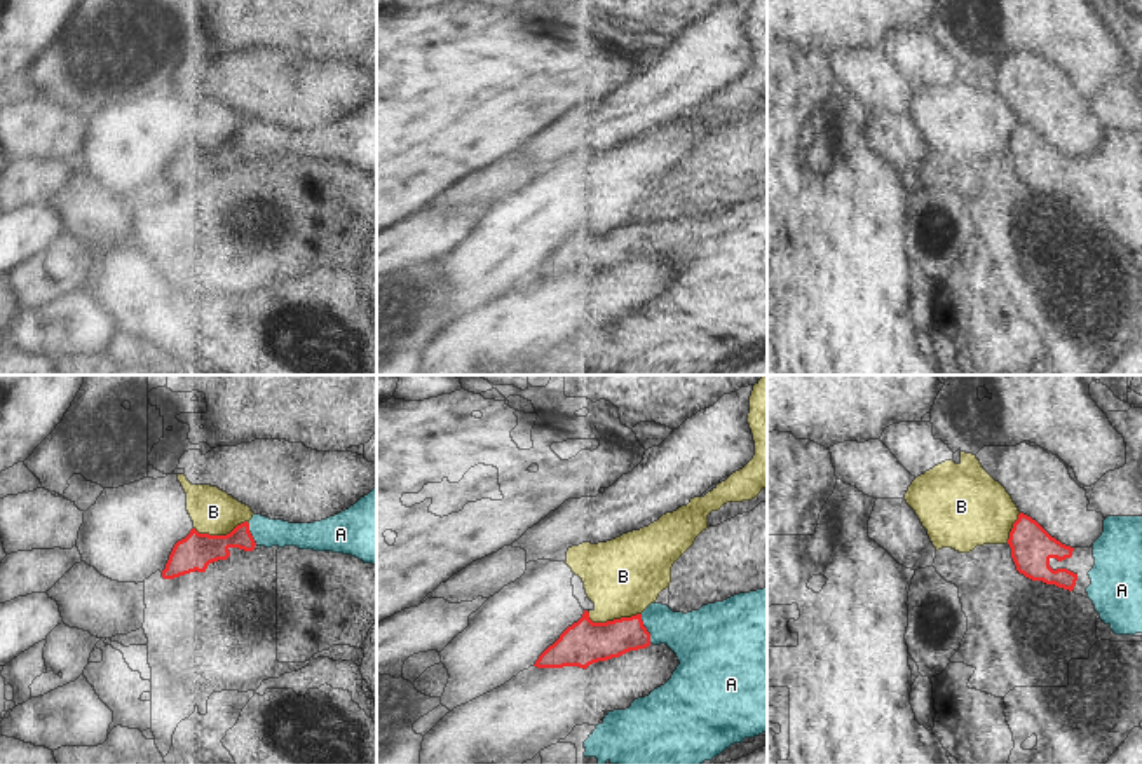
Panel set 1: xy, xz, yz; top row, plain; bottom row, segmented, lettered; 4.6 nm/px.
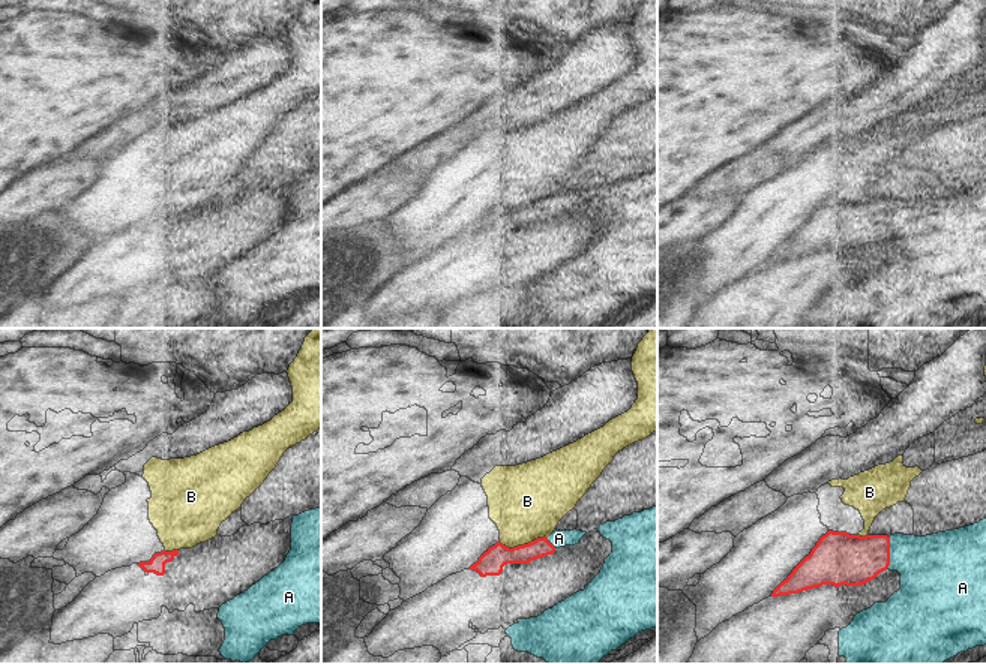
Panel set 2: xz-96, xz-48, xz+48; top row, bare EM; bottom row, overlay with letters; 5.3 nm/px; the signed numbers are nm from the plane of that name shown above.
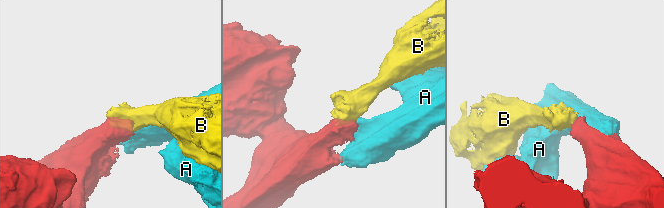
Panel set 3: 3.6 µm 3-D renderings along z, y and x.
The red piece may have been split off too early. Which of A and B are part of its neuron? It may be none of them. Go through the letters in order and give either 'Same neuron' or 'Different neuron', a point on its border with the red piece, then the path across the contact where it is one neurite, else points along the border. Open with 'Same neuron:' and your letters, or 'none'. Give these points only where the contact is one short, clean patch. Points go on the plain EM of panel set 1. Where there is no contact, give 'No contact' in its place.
Same neuron: A
A: Same neuron. Touches red at xz (645, 238). Path across: xz (593, 252), (645, 238), (675, 238), (698, 248)
B: Different neuron. Touches red at xz (612, 231). Boundary: xz (586, 220), (593, 231), (612, 231), (640, 222).

